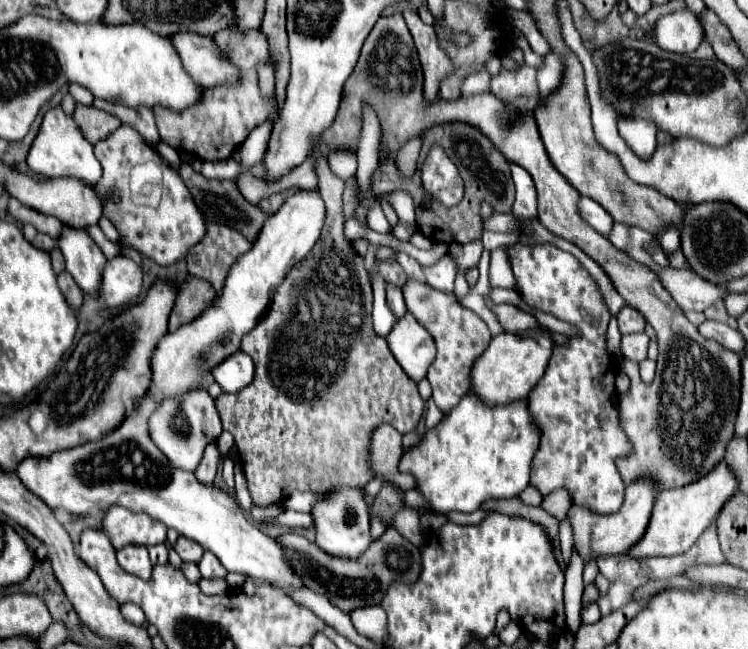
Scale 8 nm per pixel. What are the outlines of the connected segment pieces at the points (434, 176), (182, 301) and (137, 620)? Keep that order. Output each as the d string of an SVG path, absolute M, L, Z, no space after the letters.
M433 147L423 165L423 187L445 205L457 205L463 197L463 181L457 167L443 153L443 149Z
M187 275L185 285L183 285L181 293L177 295L175 309L169 319L169 331L175 331L181 325L191 323L191 319L195 321L207 309L207 305L213 301L213 297L215 297L215 291L211 289L209 281Z
M133 603L121 605L120 611L123 617L134 625L141 626L145 622L145 615L143 611L139 609L139 606Z

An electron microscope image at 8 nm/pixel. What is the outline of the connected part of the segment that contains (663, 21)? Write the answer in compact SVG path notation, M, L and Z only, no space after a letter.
M687 9L669 13L655 23L657 45L671 53L691 53L699 47L703 37L701 19Z

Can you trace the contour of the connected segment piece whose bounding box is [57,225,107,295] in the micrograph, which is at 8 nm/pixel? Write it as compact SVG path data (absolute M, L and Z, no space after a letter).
M65 225L57 239L57 247L63 253L65 269L71 273L81 291L95 295L99 287L99 273L103 273L105 255L99 245L83 229L71 229Z

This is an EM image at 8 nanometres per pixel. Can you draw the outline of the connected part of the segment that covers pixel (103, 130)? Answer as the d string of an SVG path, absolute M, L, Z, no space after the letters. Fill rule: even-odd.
M77 105L73 119L77 121L77 125L83 131L83 135L87 137L87 141L91 141L91 145L105 139L109 133L113 133L121 125L121 121L117 117L103 113L95 107L85 107L85 105Z

